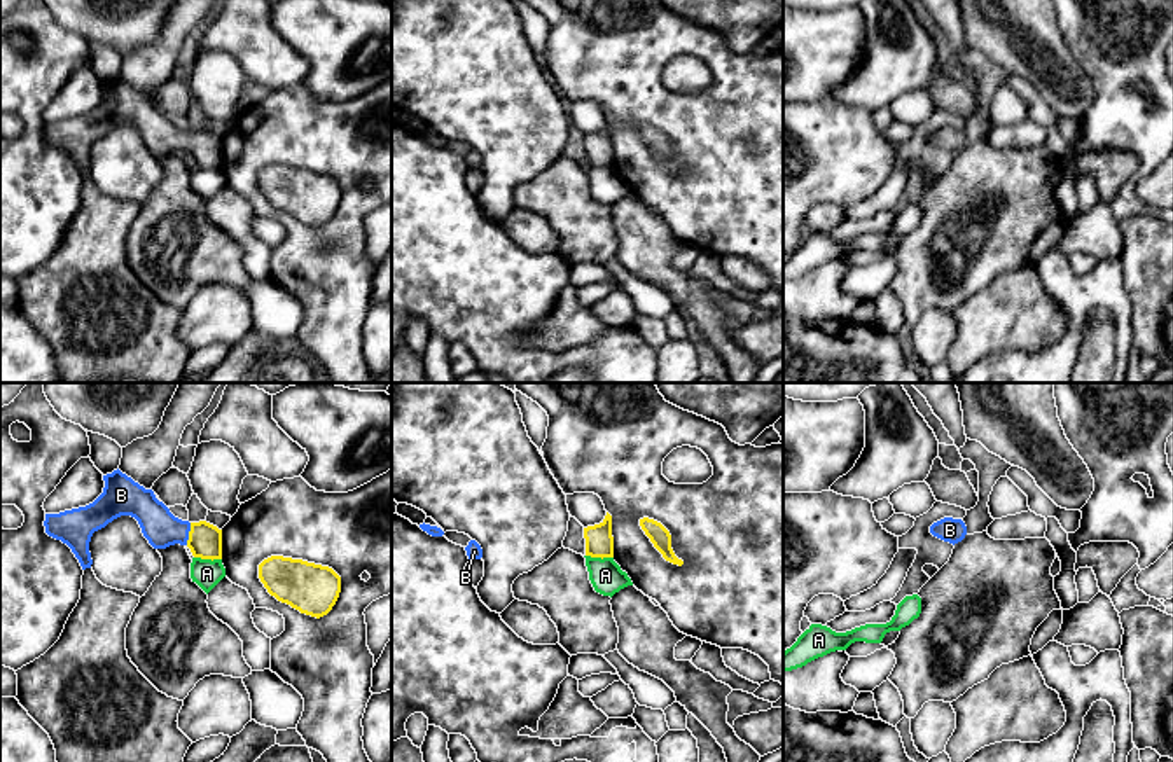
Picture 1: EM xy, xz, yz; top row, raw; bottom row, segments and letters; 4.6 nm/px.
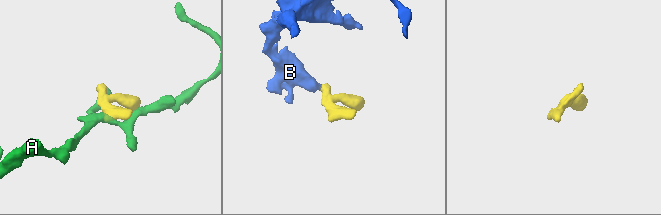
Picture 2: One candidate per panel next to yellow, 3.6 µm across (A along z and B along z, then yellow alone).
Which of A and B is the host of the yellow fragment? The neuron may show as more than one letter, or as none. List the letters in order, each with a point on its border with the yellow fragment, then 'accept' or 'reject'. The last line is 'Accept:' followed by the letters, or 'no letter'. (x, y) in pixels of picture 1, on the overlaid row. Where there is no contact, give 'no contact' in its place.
A: xy (208, 558) | reject
B: xy (189, 533) | accept
Accept: B

